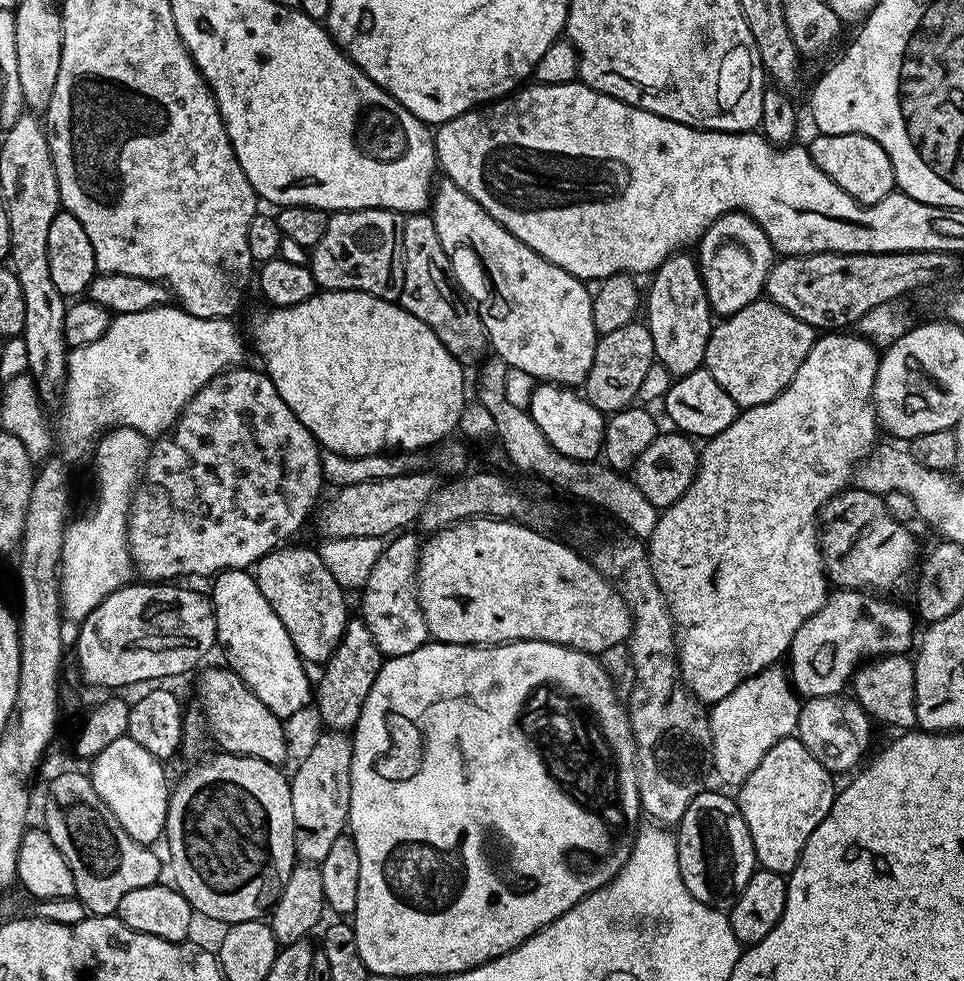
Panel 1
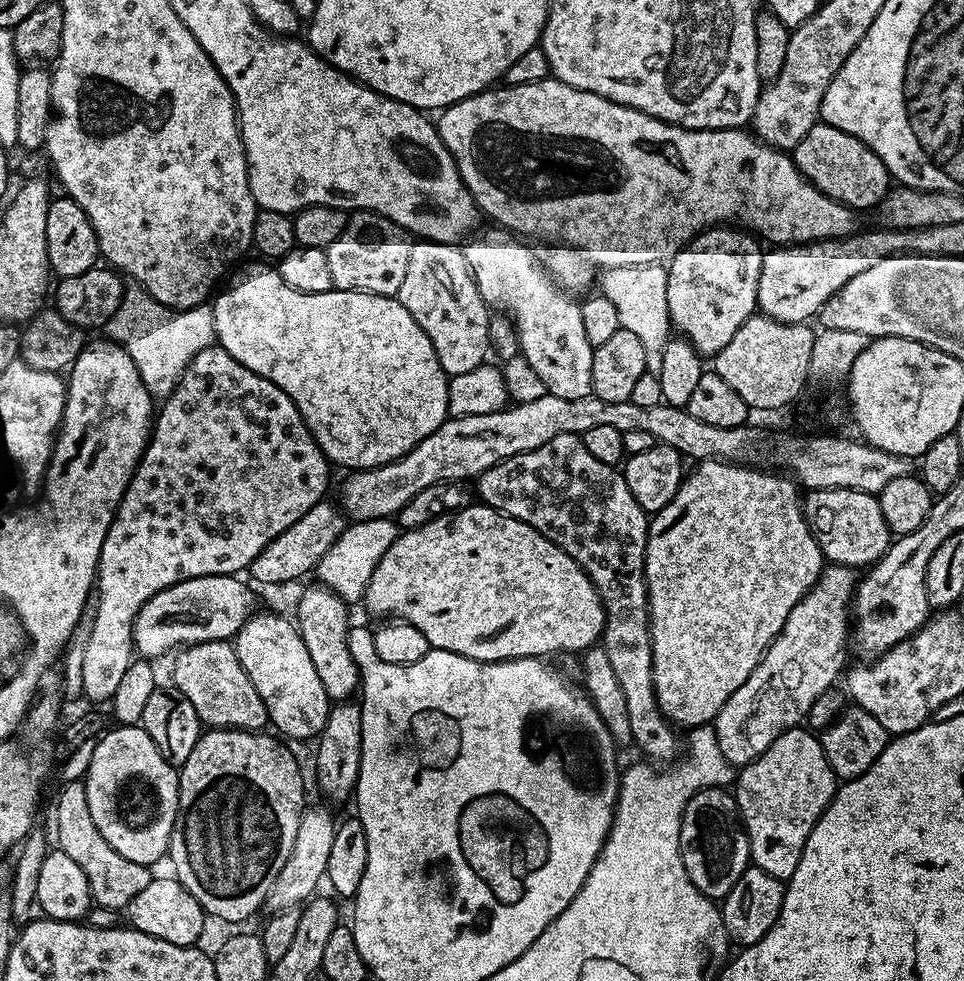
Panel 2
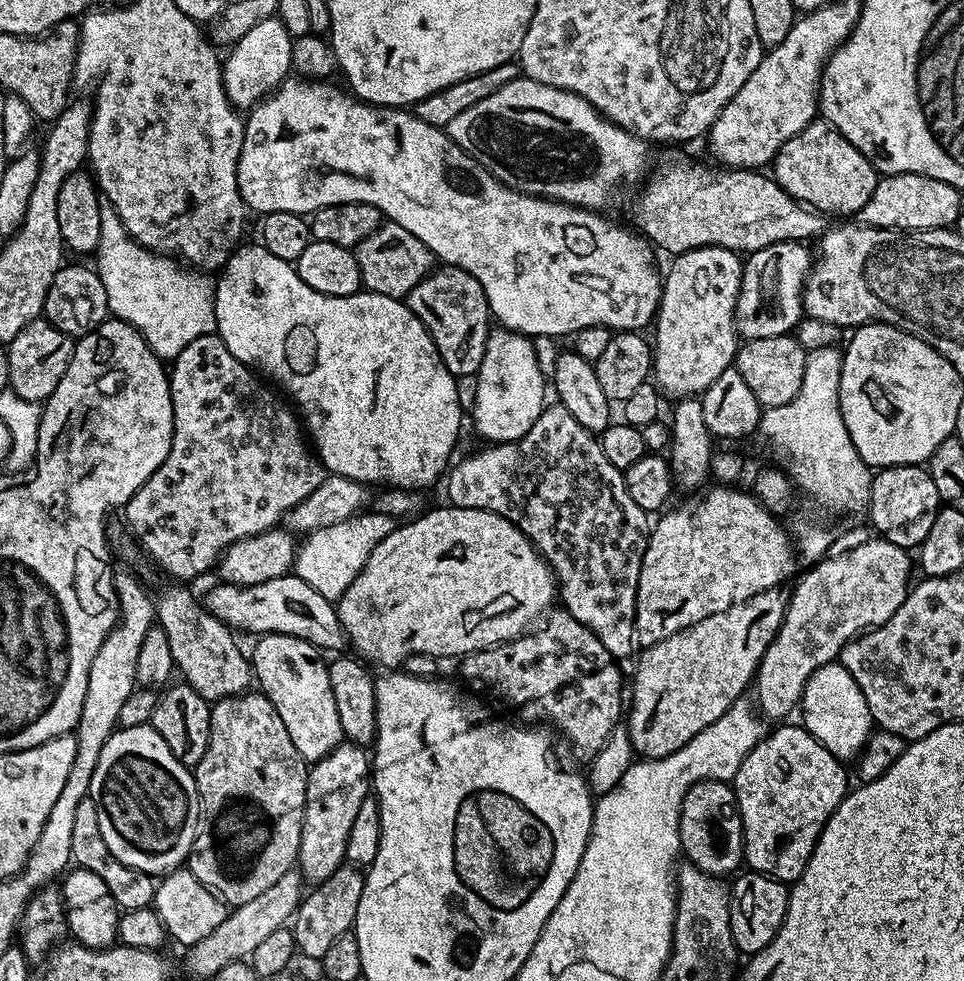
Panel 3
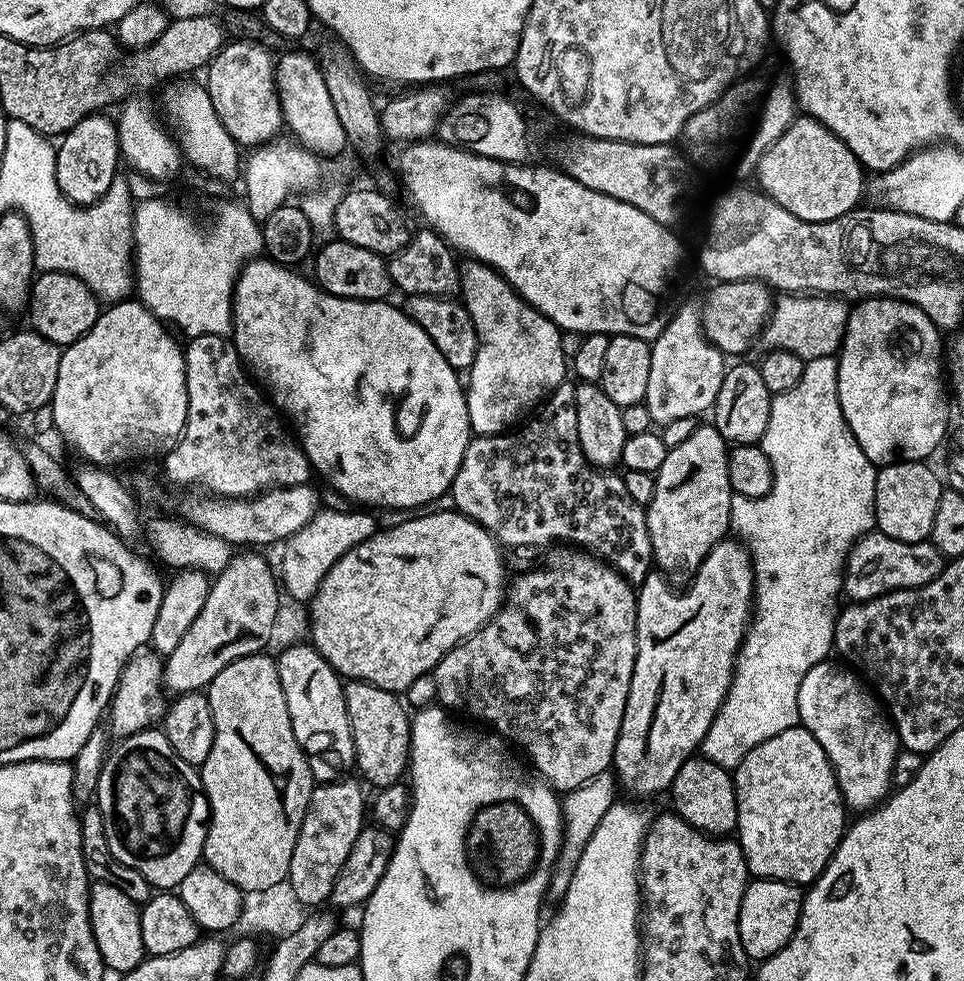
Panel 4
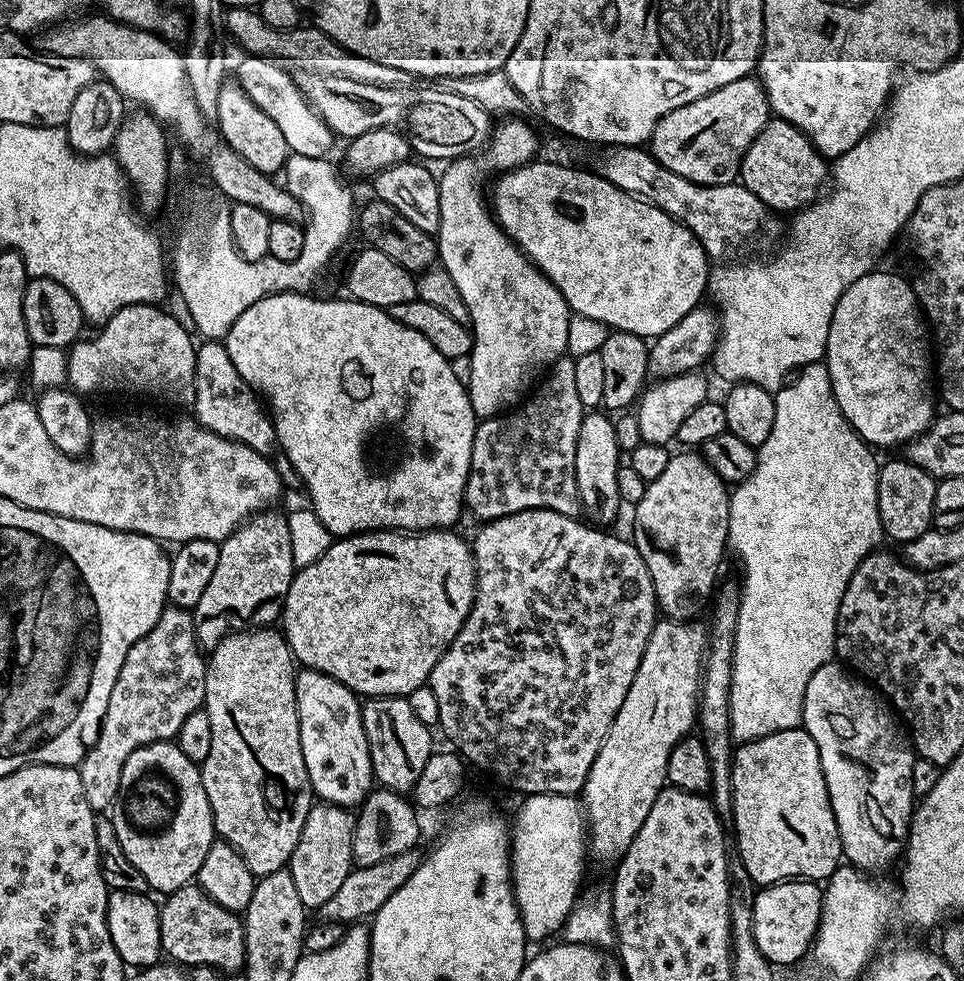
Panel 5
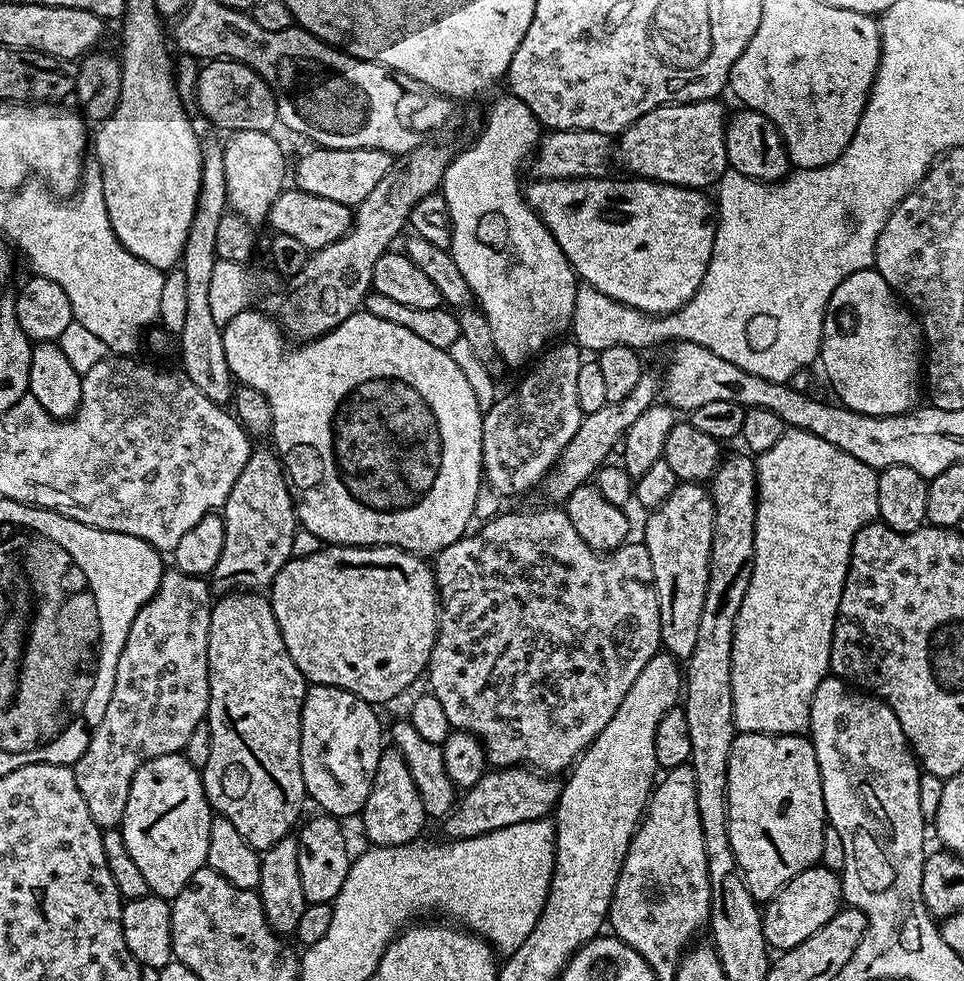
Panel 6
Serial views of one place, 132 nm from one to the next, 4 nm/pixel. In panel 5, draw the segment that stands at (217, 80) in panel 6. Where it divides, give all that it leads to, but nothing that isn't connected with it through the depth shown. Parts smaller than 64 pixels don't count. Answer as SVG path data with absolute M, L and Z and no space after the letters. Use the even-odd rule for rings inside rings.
M245 55L240 65L235 65L234 80L246 90L250 102L262 110L262 114L274 118L278 122L278 130L286 137L286 146L289 153L306 154L306 158L327 157L332 148L334 134L330 126L314 109L308 105L308 100L300 88L297 77L287 72L283 63L266 56Z

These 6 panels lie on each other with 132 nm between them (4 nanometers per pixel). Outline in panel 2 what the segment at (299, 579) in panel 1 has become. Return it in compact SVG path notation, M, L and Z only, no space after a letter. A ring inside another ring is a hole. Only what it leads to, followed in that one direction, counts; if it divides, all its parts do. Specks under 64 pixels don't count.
M323 586L308 588L300 596L296 604L295 623L300 629L302 642L306 642L306 650L310 650L310 662L314 662L314 670L318 670L318 678L322 678L322 686L326 686L329 701L348 702L357 695L362 683L360 671L350 658L348 645L349 605L331 589Z

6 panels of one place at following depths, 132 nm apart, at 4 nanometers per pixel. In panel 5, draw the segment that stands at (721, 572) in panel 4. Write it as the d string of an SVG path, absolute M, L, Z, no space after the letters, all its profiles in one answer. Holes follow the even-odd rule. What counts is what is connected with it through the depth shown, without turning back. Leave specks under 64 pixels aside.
M657 619L650 642L646 642L638 674L634 674L634 682L630 682L626 702L622 702L622 710L618 710L584 783L582 807L586 817L586 844L591 855L593 852L598 859L616 862L626 854L630 842L634 842L634 834L642 830L642 822L646 822L646 814L650 814L654 798L658 798L660 791L666 787L670 750L674 750L676 743L689 735L696 724L700 678L707 650L708 634L703 623Z

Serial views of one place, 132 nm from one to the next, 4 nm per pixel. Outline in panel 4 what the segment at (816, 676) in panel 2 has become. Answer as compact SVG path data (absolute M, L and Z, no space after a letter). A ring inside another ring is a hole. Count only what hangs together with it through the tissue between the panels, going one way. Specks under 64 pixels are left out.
M878 530L861 536L852 549L844 565L843 595L852 602L873 600L887 592L897 592L903 588L921 588L930 583L945 566L946 557L933 546L931 539L922 542L898 542Z

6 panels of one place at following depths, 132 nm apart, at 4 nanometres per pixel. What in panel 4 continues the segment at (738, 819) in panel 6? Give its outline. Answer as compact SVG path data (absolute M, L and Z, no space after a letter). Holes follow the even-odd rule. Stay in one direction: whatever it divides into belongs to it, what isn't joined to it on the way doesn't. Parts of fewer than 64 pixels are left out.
M803 726L782 730L782 734L774 734L774 738L766 738L766 742L754 746L754 750L750 750L750 754L746 754L746 758L742 758L742 762L734 770L734 779L736 781L736 805L738 806L735 835L738 837L738 843L744 852L749 873L753 877L766 880L787 880L788 883L797 886L811 885L813 880L817 880L821 876L825 866L830 862L830 858L835 854L846 827L846 819L844 820L846 805L840 797L836 771L832 769L832 763L828 760L826 750L822 750L822 746L816 741L814 734L810 734L807 728Z

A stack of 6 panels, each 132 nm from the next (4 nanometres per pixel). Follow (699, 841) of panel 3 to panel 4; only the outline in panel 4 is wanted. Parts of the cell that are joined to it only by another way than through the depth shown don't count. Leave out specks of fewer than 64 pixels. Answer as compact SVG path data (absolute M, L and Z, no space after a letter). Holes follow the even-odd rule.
M693 754L674 774L674 782L670 789L671 807L676 815L700 832L717 838L727 837L735 833L738 806L736 805L736 781L733 773L727 768L704 759L703 755Z

